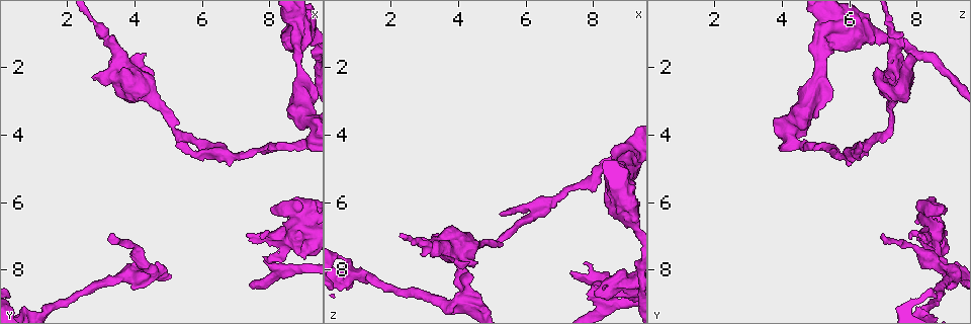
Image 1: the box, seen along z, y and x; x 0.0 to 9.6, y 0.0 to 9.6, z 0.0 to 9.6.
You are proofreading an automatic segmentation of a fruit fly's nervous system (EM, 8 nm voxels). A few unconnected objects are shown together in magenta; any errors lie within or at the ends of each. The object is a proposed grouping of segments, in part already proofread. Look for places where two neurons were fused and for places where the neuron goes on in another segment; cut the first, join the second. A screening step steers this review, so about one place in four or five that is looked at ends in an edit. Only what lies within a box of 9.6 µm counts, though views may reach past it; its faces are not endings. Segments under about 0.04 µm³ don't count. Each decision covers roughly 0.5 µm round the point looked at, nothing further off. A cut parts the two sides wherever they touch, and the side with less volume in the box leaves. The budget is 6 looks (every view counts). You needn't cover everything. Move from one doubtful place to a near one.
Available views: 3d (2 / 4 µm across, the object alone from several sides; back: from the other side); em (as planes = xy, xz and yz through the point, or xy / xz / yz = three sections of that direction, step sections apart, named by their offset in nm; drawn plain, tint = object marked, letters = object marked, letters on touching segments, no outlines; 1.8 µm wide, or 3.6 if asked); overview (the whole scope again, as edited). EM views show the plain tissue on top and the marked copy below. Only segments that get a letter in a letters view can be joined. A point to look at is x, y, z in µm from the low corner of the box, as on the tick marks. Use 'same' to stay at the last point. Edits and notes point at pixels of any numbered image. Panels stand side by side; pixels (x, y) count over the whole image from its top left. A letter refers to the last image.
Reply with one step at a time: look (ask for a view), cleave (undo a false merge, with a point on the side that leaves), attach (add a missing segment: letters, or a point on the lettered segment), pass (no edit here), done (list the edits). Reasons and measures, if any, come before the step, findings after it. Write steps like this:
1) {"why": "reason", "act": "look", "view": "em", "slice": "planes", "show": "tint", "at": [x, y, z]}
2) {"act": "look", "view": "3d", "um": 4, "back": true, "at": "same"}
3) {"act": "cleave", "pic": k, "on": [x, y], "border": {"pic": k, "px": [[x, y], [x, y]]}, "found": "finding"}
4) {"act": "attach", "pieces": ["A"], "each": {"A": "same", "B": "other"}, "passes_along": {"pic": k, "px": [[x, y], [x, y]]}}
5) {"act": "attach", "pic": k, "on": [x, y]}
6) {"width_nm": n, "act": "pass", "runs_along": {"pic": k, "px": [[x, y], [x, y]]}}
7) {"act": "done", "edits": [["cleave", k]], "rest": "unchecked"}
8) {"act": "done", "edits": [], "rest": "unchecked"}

{"why": "abrupt turn", "act": "look", "view": "em", "um": 3.6, "slice": "planes", "show": "letters", "at": [8.85, 6.20, 8.25]}

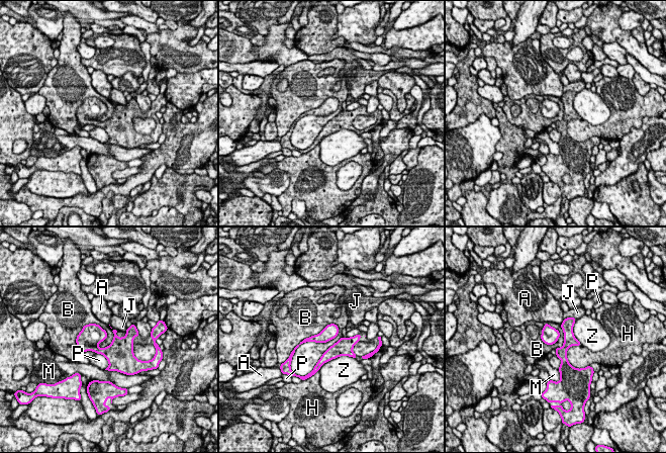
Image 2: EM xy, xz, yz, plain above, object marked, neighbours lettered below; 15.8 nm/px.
{"act": "pass", "each": {"A": "other", "B": "other", "H": "other", "J": "other", "M": "other", "P": "other", "Z": "other"}, "found": "all the same neuron"}

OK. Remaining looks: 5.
{"why": "free end", "act": "look", "view": "3d", "um": 4, "at": [4.35, 7.70, 8.05]}

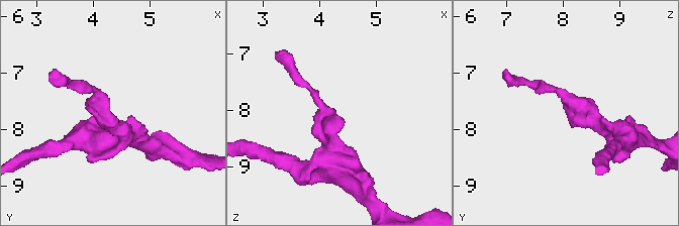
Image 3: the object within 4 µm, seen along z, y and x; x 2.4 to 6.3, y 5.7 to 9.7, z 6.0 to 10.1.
{"why": "shape alone is not enough", "act": "look", "view": "em", "slice": "planes", "show": "letters", "at": [4.35, 7.70, 8.10]}

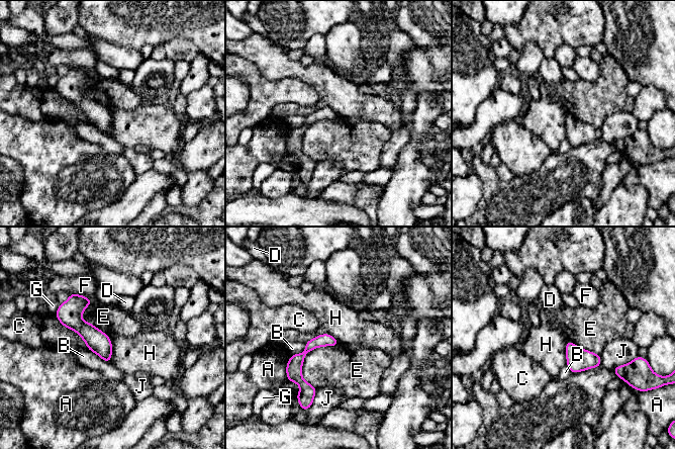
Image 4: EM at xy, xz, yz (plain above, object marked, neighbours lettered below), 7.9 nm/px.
{"width_nm": 100, "act": "pass", "each": {"A": "other", "B": "other", "C": "other", "D": "other", "E": "other", "F": "other", "G": "other", "H": "other", "J": "other"}, "border": {"pic": 4, "px": [[309, 339], [330, 334], [340, 342]]}, "found": "none of them fits"}

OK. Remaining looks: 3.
{"why": "abrupt turn", "act": "look", "view": "em", "slice": "xz", "step": 4, "show": "tint", "at": [9.15, 4.30, 4.50]}

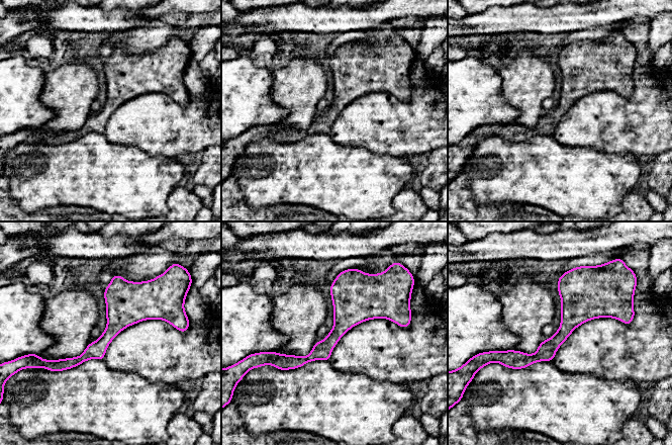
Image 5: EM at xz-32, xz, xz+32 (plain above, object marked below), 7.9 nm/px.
{"why": "cut it another way", "act": "look", "view": "em", "slice": "planes", "show": "tint", "at": "same"}

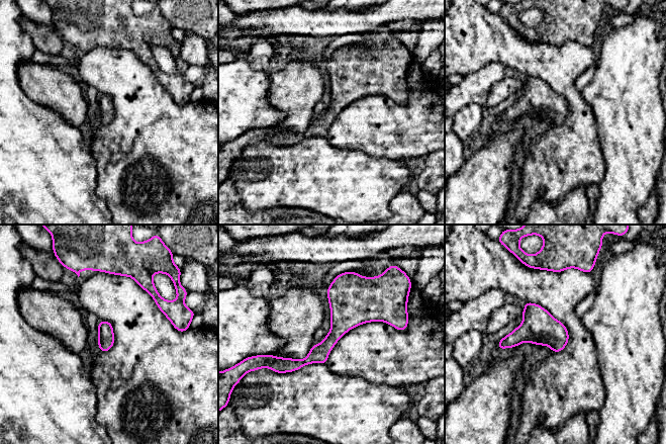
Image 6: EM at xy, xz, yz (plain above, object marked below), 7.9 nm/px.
{"act": "look", "view": "em", "slice": "planes", "show": "letters", "at": "same"}

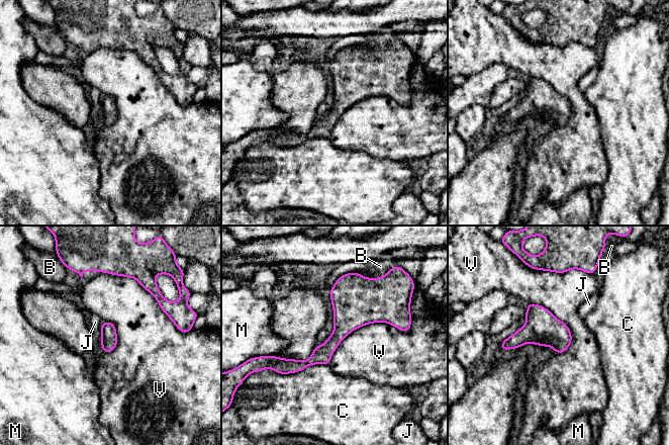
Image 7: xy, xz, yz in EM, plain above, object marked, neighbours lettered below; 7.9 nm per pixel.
{"act": "pass", "each": {"B": "other", "C": "other", "J": "other", "M": "other", "V": "other"}, "border": {"pic": 7, "px": [[98, 271], [133, 277], [178, 330]]}, "found": "all the same neuron"}

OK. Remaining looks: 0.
{"act": "done", "edits": [], "rest": "unchecked"}

